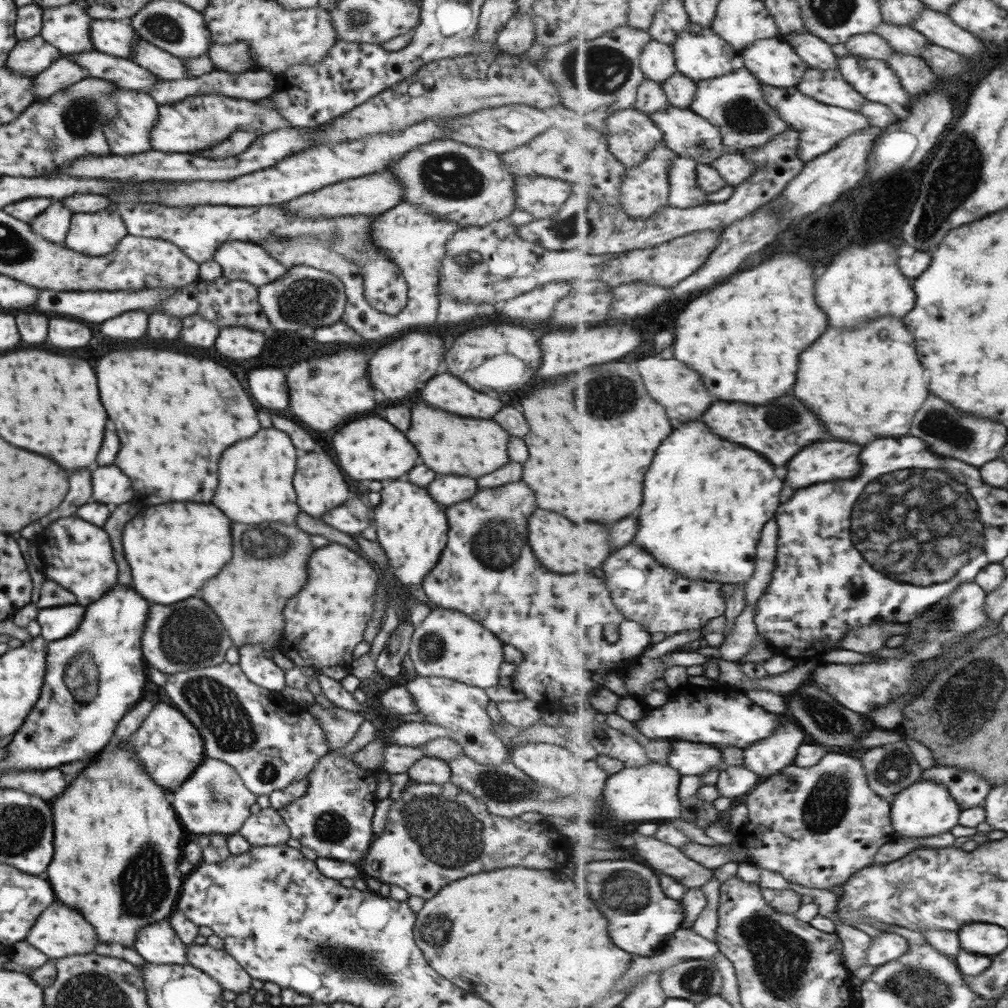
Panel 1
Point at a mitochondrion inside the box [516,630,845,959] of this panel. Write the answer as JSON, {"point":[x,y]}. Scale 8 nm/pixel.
{"point":[631,890]}

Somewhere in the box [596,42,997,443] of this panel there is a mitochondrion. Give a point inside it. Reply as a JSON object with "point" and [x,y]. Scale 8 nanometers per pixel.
{"point":[949,203]}

